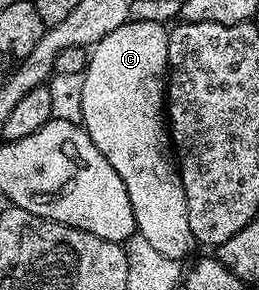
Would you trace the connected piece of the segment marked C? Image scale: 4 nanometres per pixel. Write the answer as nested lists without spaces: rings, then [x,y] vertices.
[[[129,21],[120,28],[116,28],[116,32],[108,32],[108,36],[104,36],[104,40],[100,40],[89,51],[86,60],[86,73],[82,75],[82,79],[84,80],[84,116],[81,125],[84,127],[86,135],[92,140],[92,144],[96,144],[96,148],[100,148],[100,152],[104,152],[108,164],[112,164],[112,168],[116,168],[120,180],[124,180],[124,188],[128,188],[128,200],[132,200],[132,212],[136,216],[137,233],[142,234],[144,240],[148,240],[148,244],[152,244],[152,248],[156,248],[163,256],[179,260],[185,259],[185,254],[189,252],[190,246],[195,245],[195,240],[192,236],[192,228],[188,228],[188,204],[182,187],[182,176],[178,173],[178,167],[172,157],[172,139],[168,133],[168,118],[164,113],[168,85],[167,27],[160,23]]]

